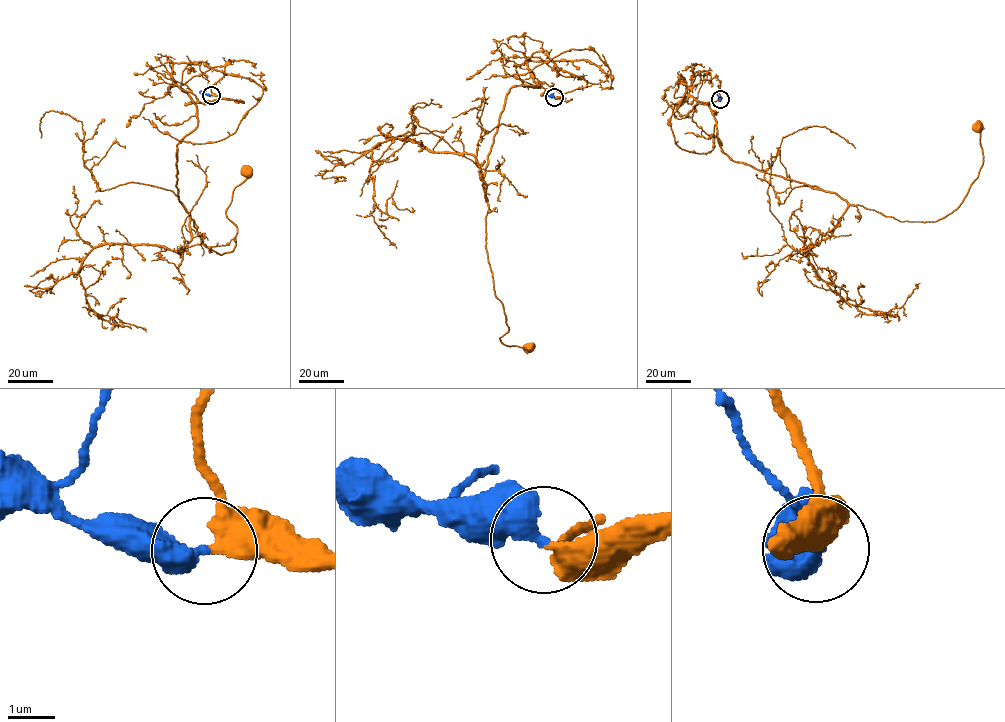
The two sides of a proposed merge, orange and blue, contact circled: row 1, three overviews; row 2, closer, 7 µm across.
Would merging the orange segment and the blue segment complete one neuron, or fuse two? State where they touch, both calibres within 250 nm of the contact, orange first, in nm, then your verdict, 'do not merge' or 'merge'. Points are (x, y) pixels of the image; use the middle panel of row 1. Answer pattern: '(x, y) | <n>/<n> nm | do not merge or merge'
(554, 97) | 360/480 nm | merge

